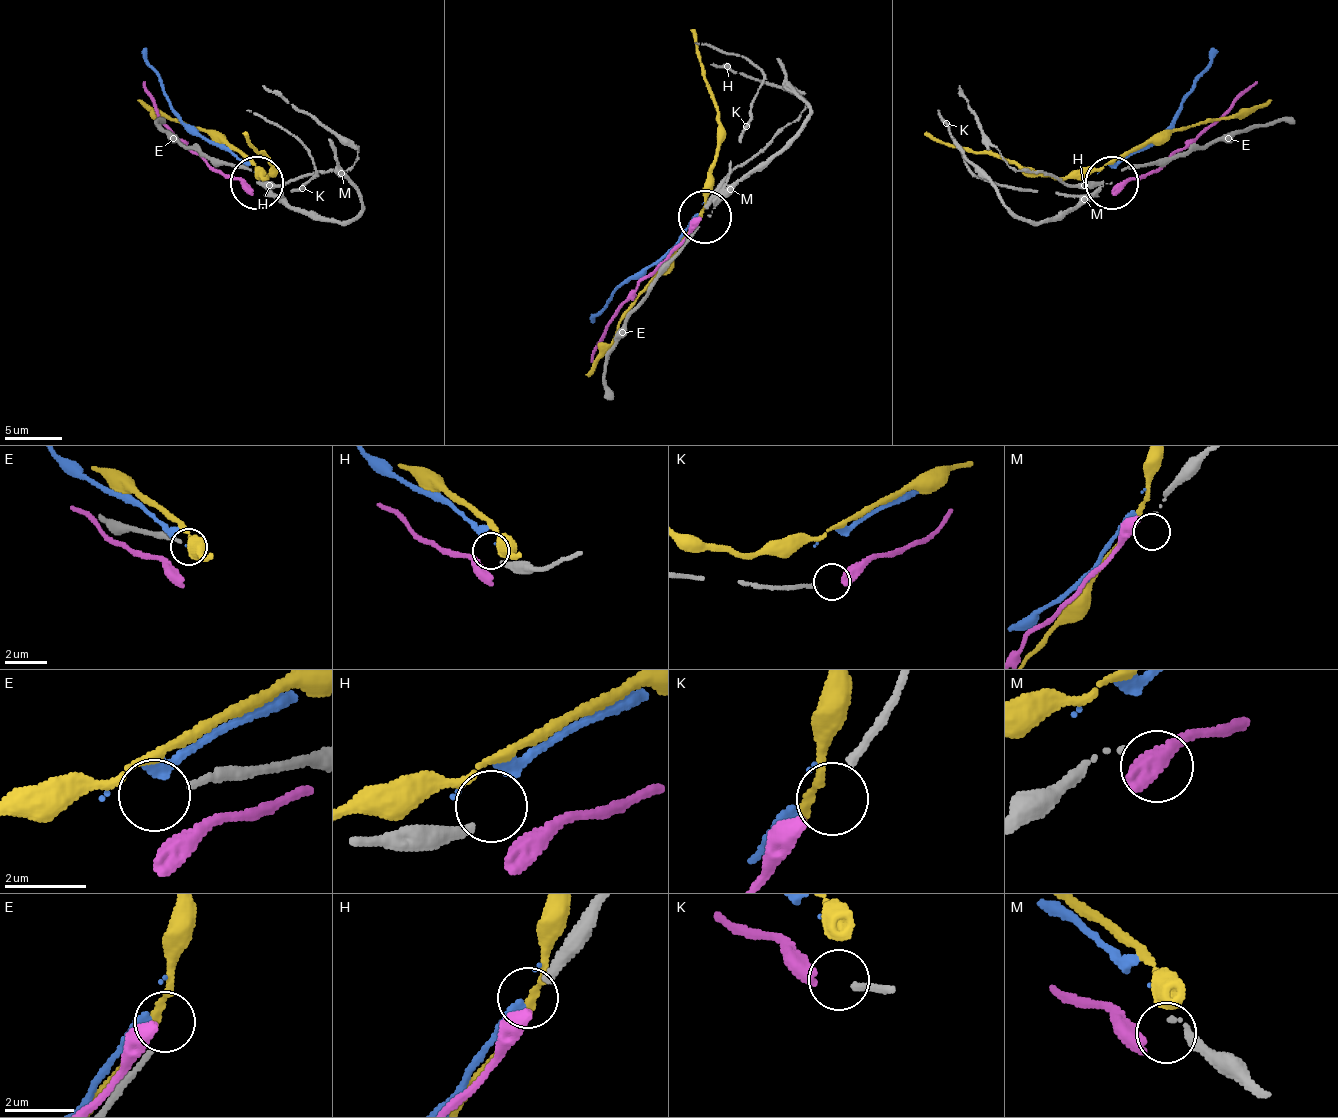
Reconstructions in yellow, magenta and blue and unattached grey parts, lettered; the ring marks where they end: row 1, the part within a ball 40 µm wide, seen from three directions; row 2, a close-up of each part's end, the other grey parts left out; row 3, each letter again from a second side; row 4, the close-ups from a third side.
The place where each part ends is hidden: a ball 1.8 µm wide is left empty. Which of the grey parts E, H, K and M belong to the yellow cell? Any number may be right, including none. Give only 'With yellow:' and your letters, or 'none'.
With yellow: none

